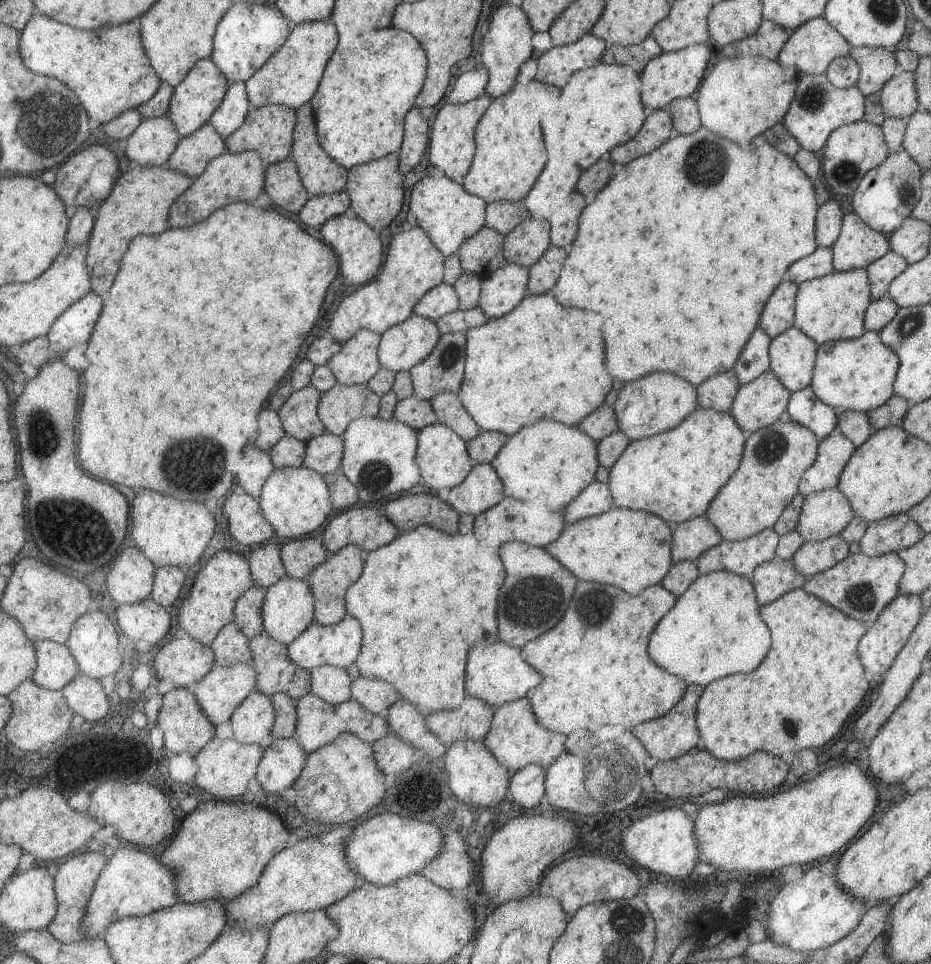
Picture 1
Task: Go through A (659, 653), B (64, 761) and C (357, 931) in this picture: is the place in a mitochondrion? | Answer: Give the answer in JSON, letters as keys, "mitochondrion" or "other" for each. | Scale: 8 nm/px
{"A":"other","B":"other","C":"other"}

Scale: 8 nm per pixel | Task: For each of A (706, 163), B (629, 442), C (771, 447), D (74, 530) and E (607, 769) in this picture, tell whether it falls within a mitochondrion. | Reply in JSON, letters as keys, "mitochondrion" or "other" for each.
{"A":"mitochondrion","B":"other","C":"mitochondrion","D":"mitochondrion","E":"mitochondrion"}

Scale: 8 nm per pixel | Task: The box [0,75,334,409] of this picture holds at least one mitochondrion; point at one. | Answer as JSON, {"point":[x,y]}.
{"point":[47,111]}

